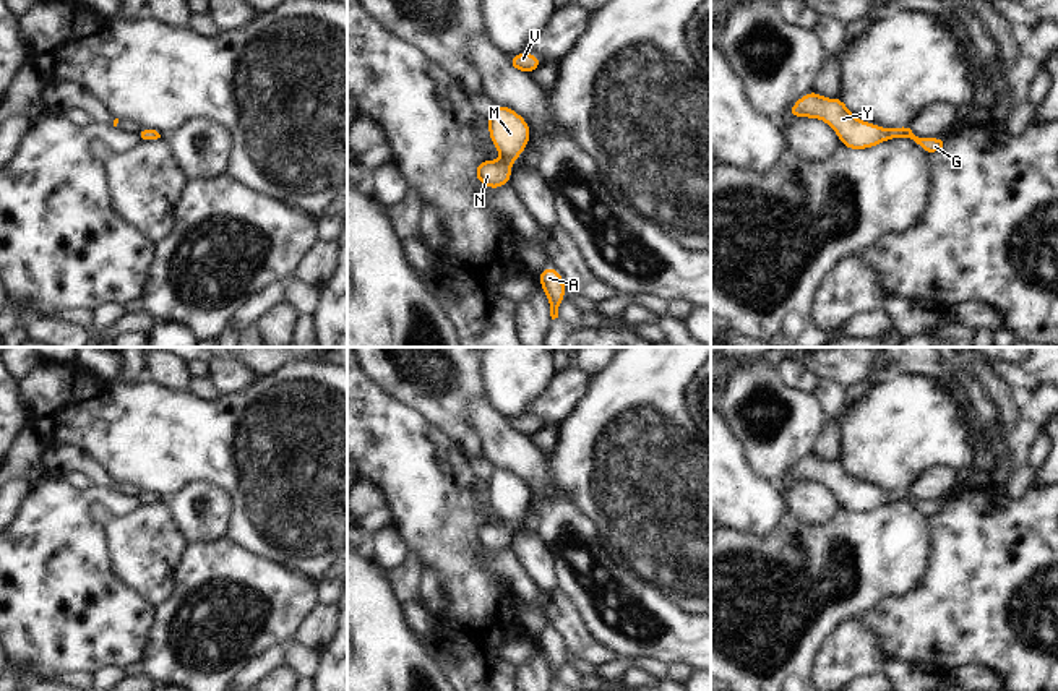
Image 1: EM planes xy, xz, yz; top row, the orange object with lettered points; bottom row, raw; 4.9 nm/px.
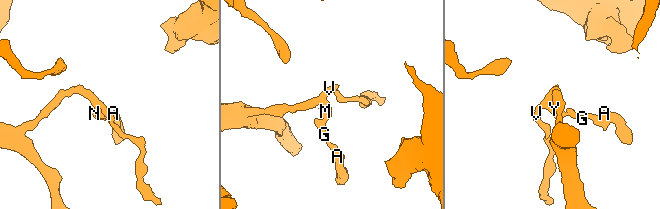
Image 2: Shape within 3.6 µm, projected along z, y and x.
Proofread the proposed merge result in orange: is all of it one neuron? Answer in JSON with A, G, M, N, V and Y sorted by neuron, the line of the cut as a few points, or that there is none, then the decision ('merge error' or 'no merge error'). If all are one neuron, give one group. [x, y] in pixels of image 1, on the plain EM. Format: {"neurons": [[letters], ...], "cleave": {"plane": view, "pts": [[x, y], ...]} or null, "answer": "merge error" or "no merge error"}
{"neurons": [["A", "G", "M", "N", "V", "Y"]], "cleave": null, "answer": "no merge error"}

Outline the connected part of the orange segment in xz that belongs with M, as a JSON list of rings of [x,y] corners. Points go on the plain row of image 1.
[[[492,469],[487,483],[490,503],[501,522],[479,526],[475,540],[484,550],[497,553],[510,547],[513,526],[524,516],[531,491],[518,475],[505,469]]]

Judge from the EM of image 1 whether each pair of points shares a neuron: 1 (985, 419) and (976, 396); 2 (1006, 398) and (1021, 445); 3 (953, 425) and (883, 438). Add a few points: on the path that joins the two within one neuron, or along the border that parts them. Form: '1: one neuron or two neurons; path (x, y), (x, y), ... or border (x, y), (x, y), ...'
1: one neuron; path (985, 414), (980, 401)
2: two neurons; border (1021, 399), (1021, 420), (1008, 435)
3: one neuron; path (935, 425), (904, 425), (901, 429)

